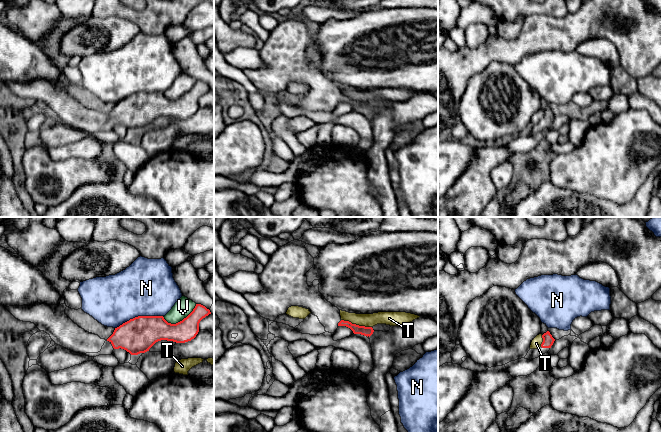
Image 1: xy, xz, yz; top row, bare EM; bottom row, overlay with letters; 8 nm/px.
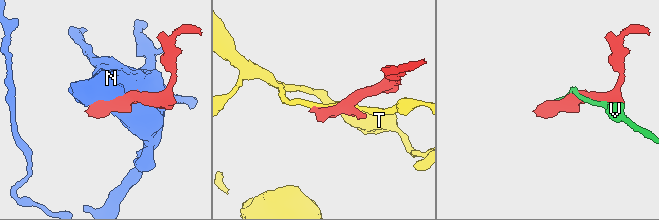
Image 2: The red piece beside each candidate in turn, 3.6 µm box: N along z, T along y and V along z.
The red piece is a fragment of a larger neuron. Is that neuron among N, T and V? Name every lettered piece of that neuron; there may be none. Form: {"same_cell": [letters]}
{"same_cell": []}

